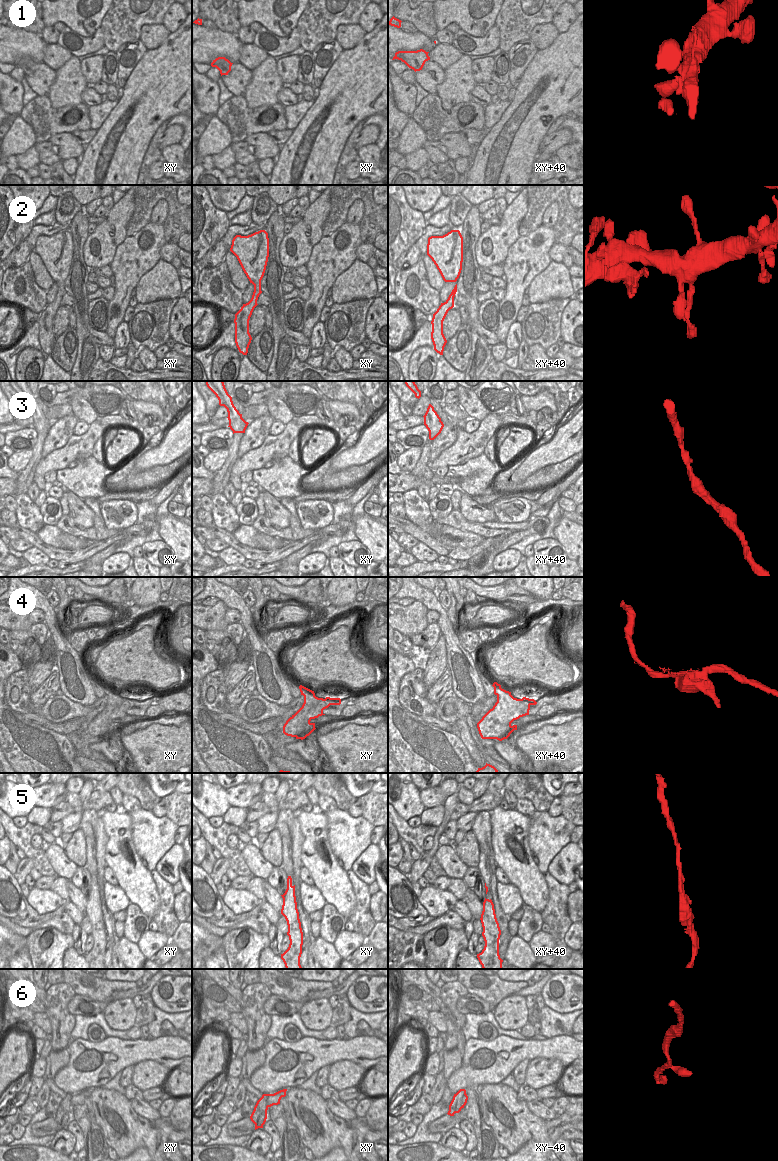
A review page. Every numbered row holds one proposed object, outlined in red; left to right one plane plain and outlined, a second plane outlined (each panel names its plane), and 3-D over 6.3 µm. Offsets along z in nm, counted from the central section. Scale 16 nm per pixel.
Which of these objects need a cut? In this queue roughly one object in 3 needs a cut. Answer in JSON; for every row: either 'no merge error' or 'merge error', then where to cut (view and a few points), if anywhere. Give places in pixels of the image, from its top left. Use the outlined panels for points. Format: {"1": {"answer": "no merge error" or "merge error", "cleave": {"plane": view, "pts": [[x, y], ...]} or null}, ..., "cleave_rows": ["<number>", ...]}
{"1": {"answer": "no merge error", "cleave": null}, "2": {"answer": "no merge error", "cleave": null}, "3": {"answer": "no merge error", "cleave": null}, "4": {"answer": "merge error", "cleave": {"plane": "xy", "pts": [[334, 698], [329, 704]]}}, "5": {"answer": "no merge error", "cleave": null}, "6": {"answer": "no merge error", "cleave": null}, "cleave_rows": ["4"]}

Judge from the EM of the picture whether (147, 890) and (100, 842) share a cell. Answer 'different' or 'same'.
different

